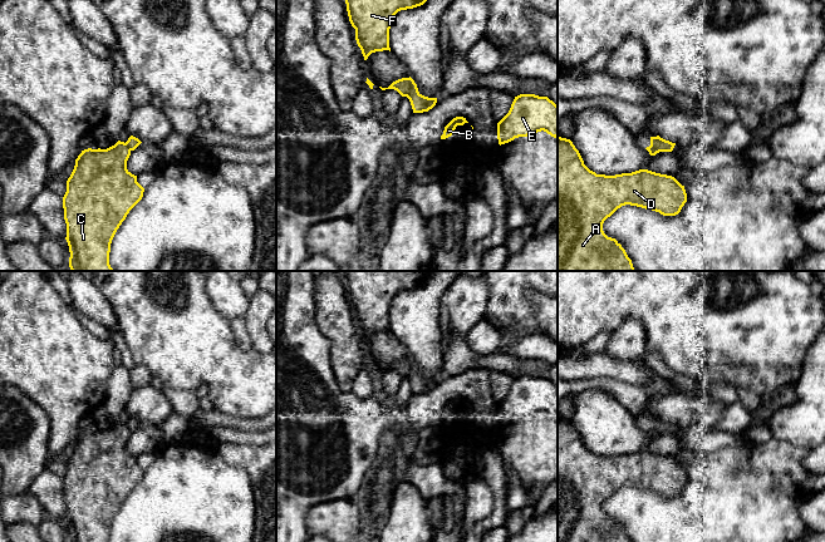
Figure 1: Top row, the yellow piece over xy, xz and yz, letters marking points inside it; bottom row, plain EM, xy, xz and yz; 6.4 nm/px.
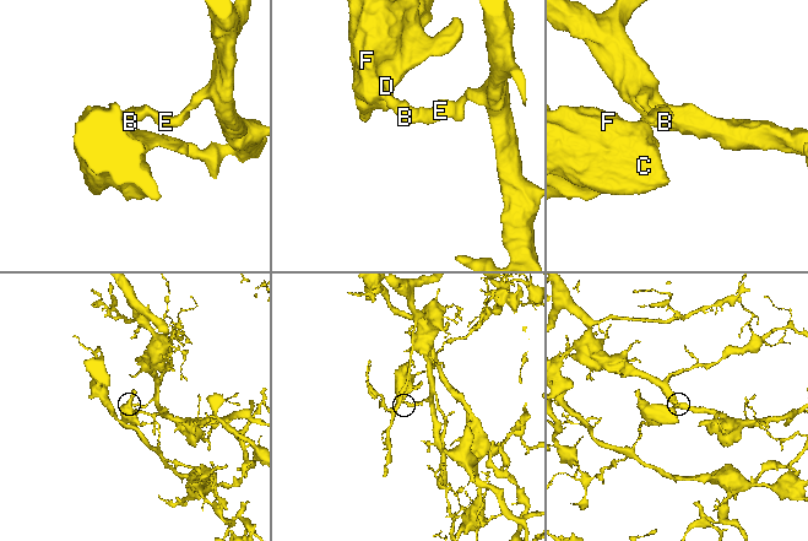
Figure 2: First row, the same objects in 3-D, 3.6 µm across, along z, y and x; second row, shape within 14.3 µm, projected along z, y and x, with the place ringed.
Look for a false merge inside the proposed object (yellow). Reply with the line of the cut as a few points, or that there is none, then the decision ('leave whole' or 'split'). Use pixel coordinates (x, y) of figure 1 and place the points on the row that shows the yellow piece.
cut in xz along (408, 78), (409, 92), (406, 95); split

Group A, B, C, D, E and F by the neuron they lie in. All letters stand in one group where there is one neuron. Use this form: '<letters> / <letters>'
A C D F / B E

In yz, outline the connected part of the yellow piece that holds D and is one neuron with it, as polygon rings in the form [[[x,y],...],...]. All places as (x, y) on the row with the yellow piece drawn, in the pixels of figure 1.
[[[558,136],[558,271],[635,271],[622,245],[603,231],[604,221],[625,205],[676,216],[687,202],[687,193],[674,177],[639,169],[615,176],[590,171],[573,142]]]

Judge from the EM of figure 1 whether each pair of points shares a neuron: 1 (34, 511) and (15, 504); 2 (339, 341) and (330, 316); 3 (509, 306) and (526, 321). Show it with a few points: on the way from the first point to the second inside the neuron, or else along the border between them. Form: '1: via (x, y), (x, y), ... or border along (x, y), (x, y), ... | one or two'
1: via (29, 510), (20, 507) | one
2: via (339, 335), (337, 323) | one
3: via (512, 308), (523, 318) | one

